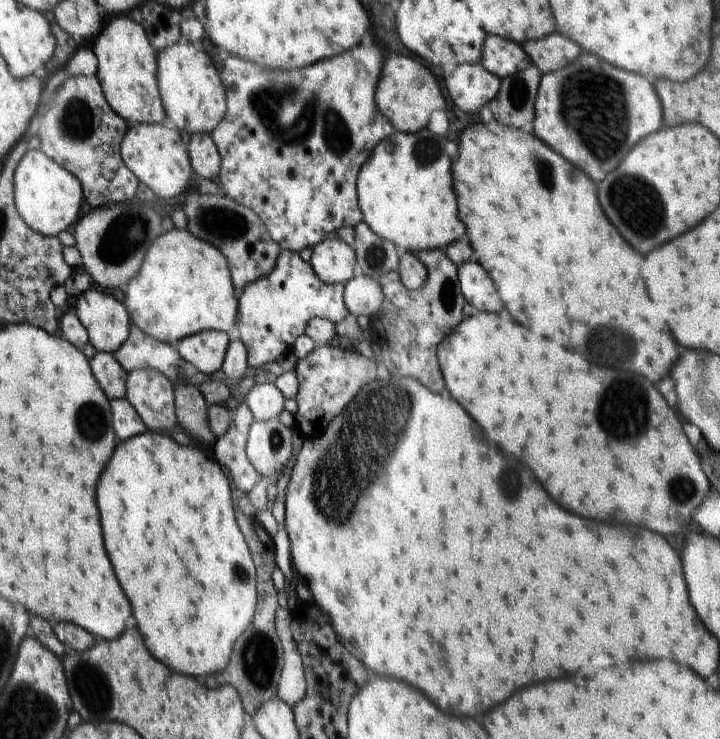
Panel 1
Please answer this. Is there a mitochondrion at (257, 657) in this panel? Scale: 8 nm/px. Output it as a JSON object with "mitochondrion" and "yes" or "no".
{"mitochondrion":"yes"}

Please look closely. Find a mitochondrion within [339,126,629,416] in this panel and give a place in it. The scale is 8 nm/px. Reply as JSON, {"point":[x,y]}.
{"point":[426,151]}

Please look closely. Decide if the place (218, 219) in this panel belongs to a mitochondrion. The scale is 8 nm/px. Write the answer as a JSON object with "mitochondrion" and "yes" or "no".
{"mitochondrion":"yes"}

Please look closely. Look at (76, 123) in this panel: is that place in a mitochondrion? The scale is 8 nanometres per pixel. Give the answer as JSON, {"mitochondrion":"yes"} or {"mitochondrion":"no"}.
{"mitochondrion":"yes"}

